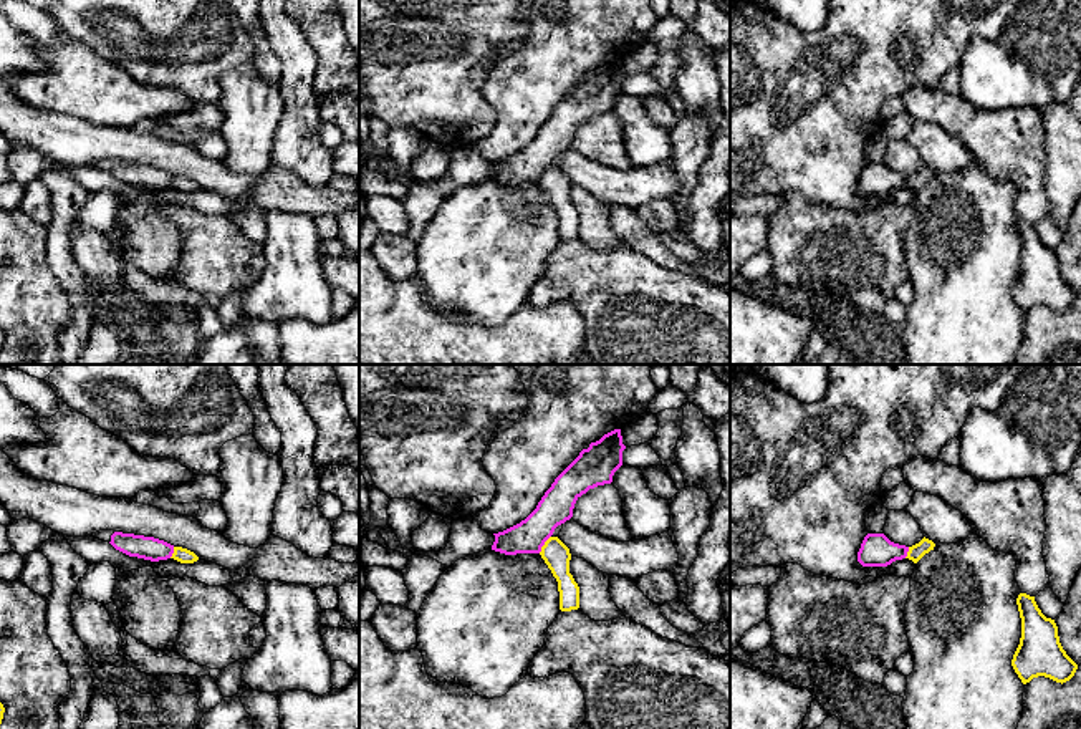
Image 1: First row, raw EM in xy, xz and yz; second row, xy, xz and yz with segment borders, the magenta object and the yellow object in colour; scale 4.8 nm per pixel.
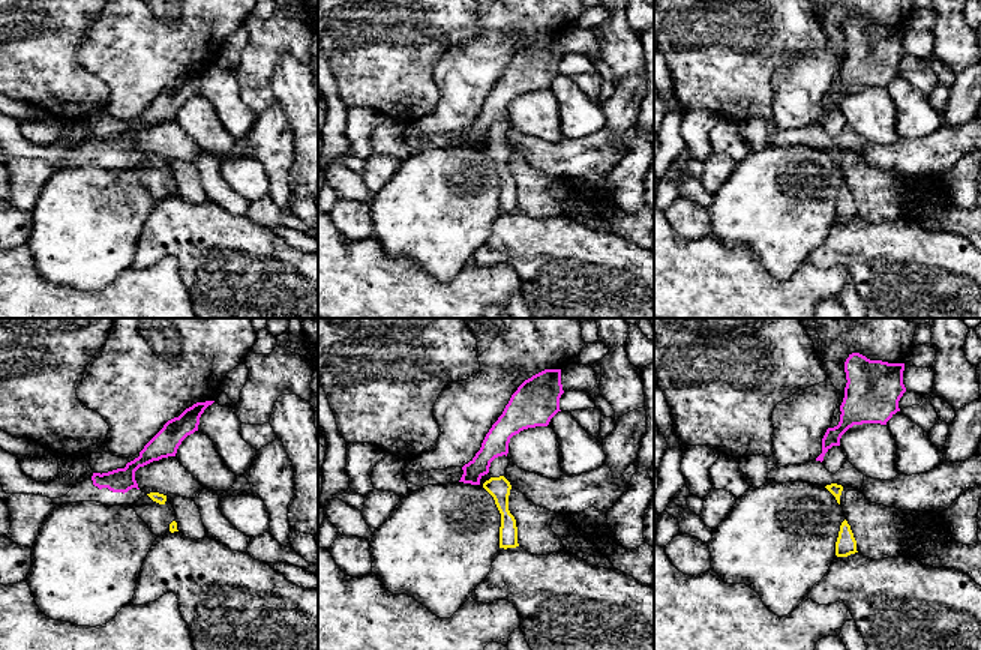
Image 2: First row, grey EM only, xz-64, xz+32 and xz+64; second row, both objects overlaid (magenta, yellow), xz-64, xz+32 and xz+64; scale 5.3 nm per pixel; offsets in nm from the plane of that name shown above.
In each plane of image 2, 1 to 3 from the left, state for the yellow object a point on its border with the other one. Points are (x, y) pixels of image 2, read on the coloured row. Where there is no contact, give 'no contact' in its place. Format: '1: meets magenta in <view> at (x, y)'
1: no contact
2: no contact
3: no contact

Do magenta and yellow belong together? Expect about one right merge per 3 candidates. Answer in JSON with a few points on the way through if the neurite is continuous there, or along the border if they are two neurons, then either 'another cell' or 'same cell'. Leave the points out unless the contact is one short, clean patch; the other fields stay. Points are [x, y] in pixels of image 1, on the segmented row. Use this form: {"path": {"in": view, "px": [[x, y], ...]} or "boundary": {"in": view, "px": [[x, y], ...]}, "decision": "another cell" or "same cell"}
{"boundary": {"in": "xz", "px": [[550, 535], [538, 552]]}, "decision": "another cell"}

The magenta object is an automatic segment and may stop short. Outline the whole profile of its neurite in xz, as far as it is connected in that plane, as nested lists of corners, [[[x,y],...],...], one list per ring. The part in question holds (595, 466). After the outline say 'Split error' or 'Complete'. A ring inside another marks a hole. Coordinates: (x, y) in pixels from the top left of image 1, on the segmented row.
[[[614,429],[599,441],[591,442],[555,479],[525,520],[493,533],[492,550],[505,555],[540,553],[555,529],[573,517],[574,504],[583,494],[613,482],[614,472],[622,466],[624,449],[621,429]]]. Complete

